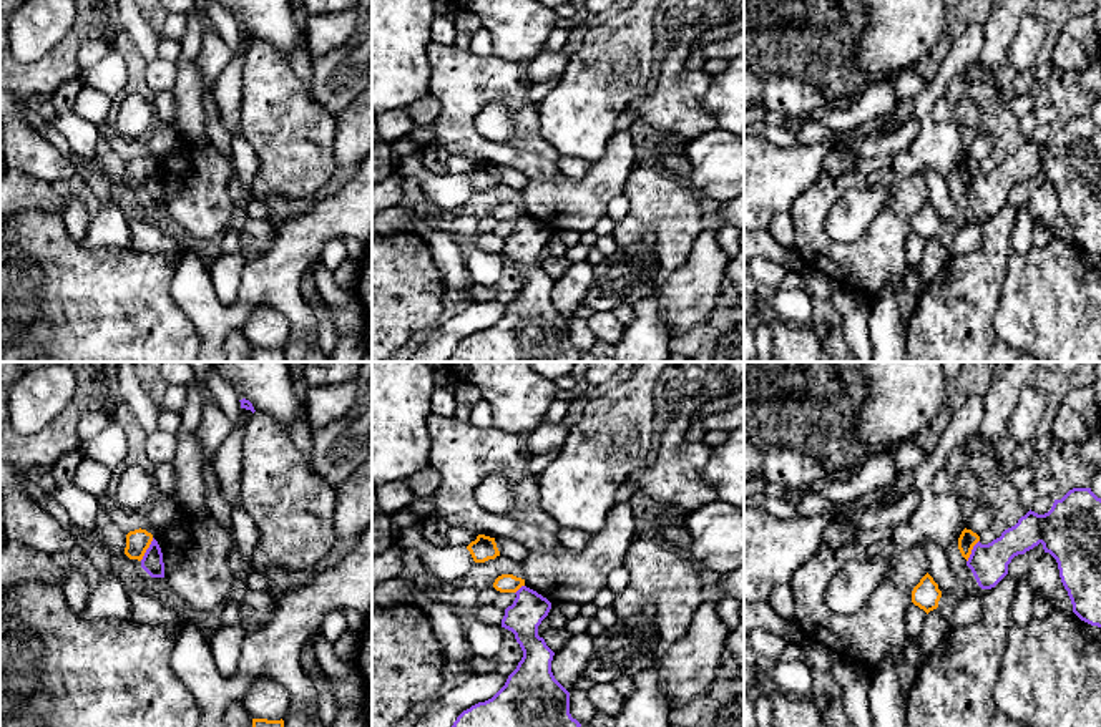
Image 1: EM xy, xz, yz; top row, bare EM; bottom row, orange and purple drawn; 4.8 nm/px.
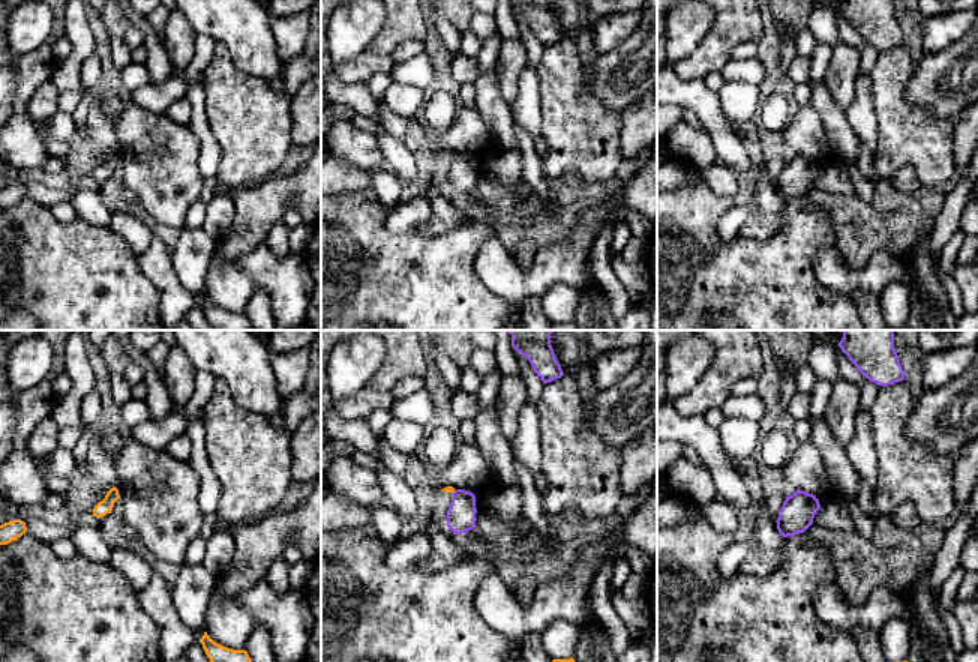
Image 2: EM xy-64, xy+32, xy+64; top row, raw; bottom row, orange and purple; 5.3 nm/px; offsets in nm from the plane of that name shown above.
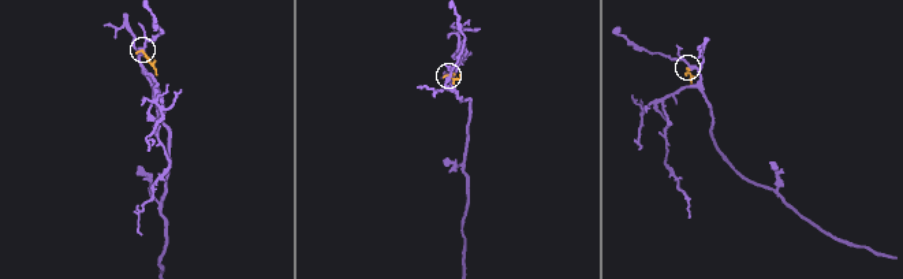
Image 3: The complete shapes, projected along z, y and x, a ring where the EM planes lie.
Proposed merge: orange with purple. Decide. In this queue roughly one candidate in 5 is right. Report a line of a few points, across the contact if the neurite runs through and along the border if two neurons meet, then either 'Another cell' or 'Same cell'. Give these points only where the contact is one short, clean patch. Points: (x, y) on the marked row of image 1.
Line: xy (153, 538), (140, 560). Another cell

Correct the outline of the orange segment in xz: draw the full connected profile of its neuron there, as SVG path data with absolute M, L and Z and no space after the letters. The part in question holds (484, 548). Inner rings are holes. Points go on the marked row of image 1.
M478 534L477 539L467 546L467 549L475 563L485 563L500 556L495 538L485 534Z

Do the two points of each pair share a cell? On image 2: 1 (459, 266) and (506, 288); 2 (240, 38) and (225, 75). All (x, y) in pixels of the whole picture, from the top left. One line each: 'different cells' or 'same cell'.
1: different cells
2: different cells

